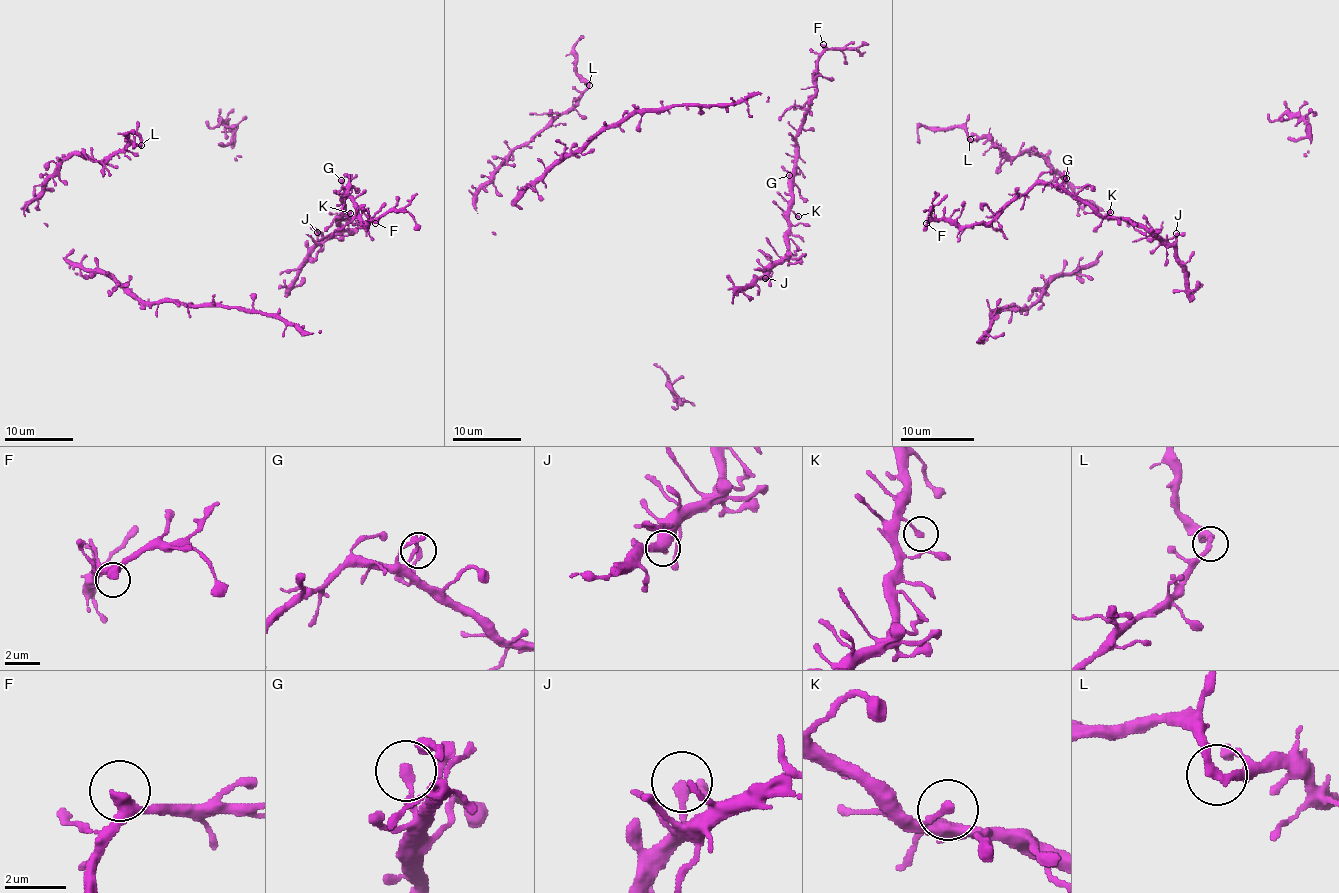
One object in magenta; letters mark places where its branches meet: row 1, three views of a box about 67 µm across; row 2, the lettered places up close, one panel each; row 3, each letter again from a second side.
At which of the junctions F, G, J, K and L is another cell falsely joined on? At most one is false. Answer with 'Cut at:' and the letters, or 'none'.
Cut at: none

